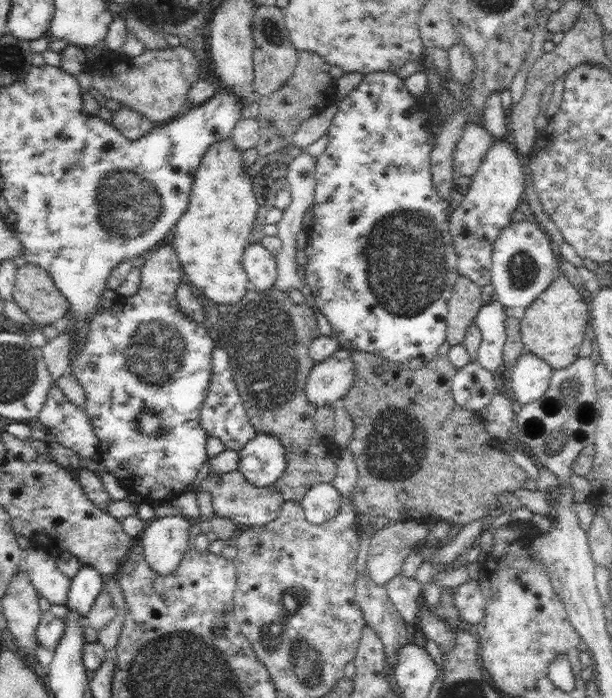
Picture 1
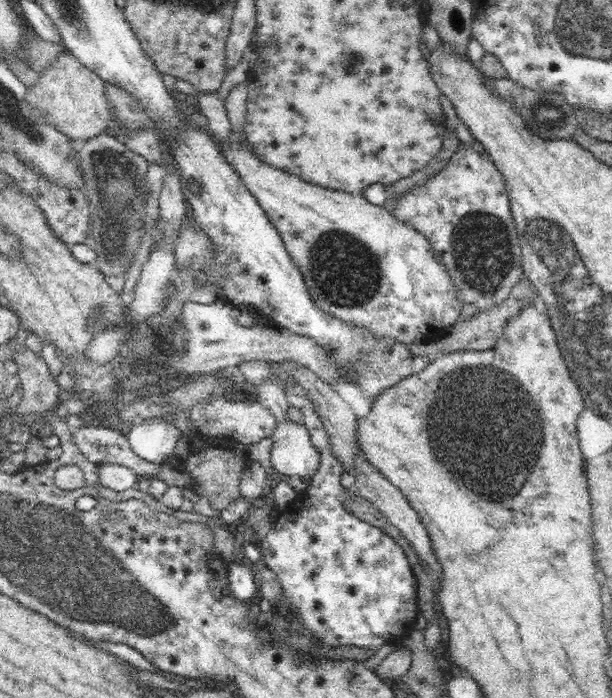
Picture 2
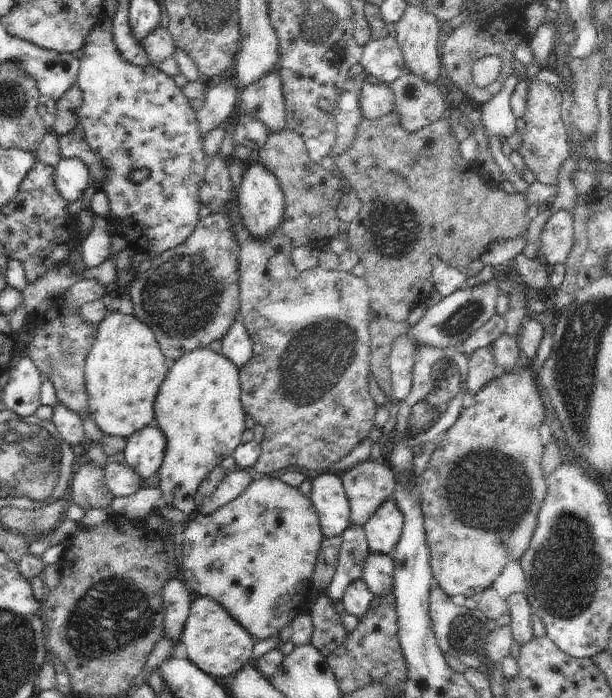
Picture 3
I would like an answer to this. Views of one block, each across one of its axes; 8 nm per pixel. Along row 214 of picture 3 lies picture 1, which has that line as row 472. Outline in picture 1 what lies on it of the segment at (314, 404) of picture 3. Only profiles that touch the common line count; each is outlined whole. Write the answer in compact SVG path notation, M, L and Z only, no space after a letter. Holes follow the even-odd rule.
M233 470L229 474L207 476L203 482L199 482L195 492L211 496L211 506L215 510L215 516L229 518L239 526L263 526L263 524L273 522L277 518L277 514L281 512L281 506L285 502L275 484L271 484L267 488L257 488L257 486L249 484L245 480L245 476L237 470Z

